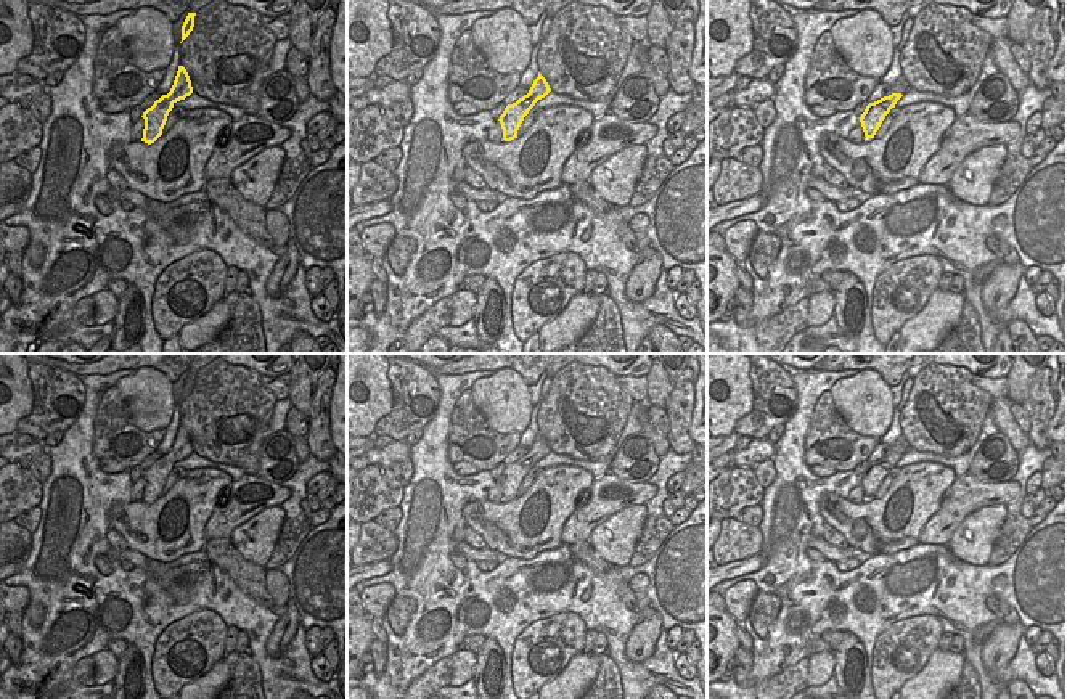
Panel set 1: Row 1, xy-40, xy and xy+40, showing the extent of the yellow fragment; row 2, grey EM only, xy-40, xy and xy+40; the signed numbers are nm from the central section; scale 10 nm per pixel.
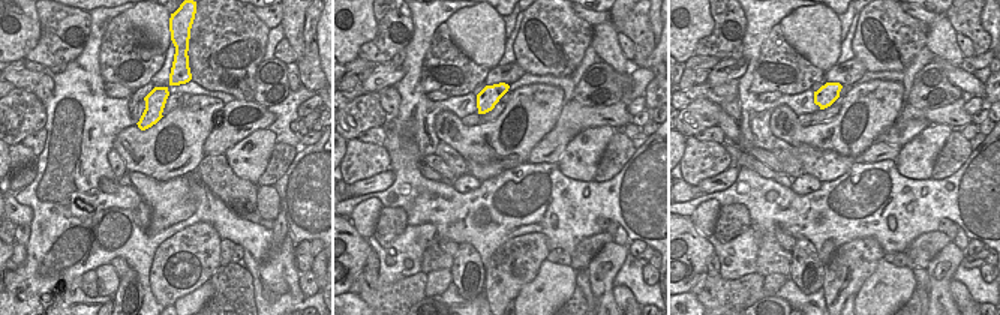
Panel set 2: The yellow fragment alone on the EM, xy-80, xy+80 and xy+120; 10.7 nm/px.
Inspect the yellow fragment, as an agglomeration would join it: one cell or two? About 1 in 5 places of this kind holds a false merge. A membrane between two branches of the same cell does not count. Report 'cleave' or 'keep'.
keep

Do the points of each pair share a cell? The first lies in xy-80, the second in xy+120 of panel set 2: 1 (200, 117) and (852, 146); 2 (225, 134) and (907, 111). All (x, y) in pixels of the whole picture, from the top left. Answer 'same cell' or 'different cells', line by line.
1: same cell
2: same cell

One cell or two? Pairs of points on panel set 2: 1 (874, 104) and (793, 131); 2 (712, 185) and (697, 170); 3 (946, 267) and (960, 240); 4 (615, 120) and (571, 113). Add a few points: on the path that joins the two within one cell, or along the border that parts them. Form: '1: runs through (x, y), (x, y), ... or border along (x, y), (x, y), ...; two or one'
1: runs through (855, 123), (841, 125), (825, 134), (813, 134); one
2: border along (732, 165), (702, 179), (696, 185); two
3: border along (951, 242), (963, 252); two
4: runs through (604, 117), (582, 117); one

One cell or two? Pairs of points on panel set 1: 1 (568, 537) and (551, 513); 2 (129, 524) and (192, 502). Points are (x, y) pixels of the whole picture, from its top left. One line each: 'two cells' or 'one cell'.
1: two cells
2: one cell

